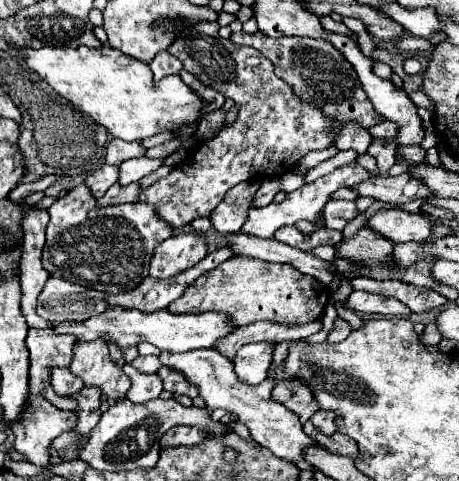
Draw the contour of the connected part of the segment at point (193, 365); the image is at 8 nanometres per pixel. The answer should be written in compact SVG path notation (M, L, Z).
M195 349L187 353L167 353L163 351L159 355L159 361L165 367L173 367L179 373L185 375L185 379L199 389L199 397L205 401L205 407L209 411L213 409L225 409L229 413L235 413L237 419L247 425L251 437L269 449L273 455L285 459L285 461L299 461L303 457L303 447L315 445L313 439L309 439L303 433L303 427L295 413L291 413L287 407L277 403L271 397L271 389L274 387L275 369L270 366L268 369L269 376L259 385L247 385L241 383L233 371L233 363L219 355L215 349Z

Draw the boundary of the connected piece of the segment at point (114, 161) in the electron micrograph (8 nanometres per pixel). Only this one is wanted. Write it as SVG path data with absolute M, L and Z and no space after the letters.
M111 139L111 141L107 143L105 161L111 163L111 165L121 165L125 159L145 155L145 151L147 151L147 149L141 145L141 141L127 143L127 141L123 141L123 139Z

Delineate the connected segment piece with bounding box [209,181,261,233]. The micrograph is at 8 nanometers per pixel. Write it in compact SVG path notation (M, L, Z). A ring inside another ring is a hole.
M243 181L231 189L225 199L211 211L211 225L219 233L239 233L247 219L247 209L251 207L253 193L259 189L261 181Z

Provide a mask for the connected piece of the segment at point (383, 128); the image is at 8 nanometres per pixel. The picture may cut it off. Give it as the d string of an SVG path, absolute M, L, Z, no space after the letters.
M385 119L383 123L379 123L379 125L375 125L375 127L369 129L369 135L371 135L371 137L385 137L385 139L393 139L395 133L397 133L397 125L393 125L393 123L387 121L387 119Z

